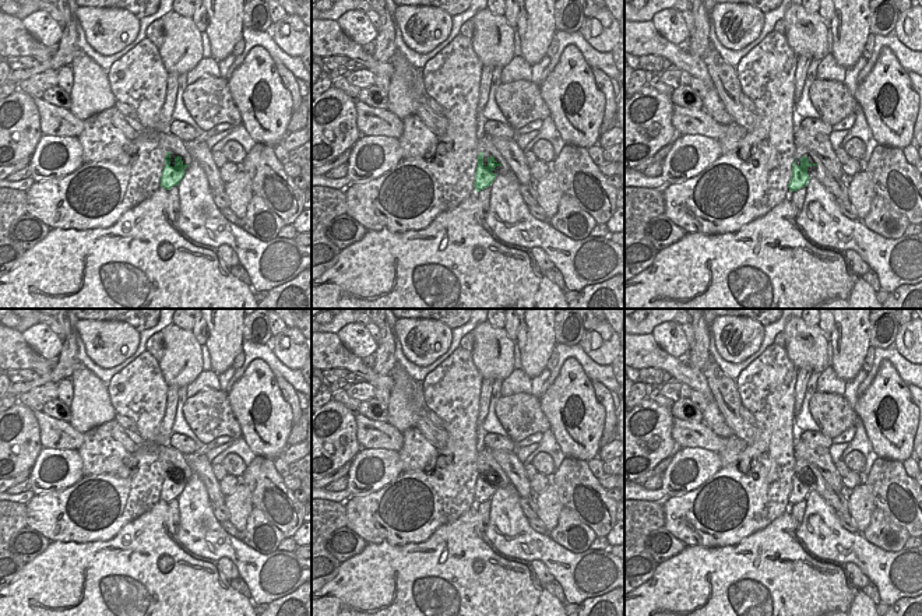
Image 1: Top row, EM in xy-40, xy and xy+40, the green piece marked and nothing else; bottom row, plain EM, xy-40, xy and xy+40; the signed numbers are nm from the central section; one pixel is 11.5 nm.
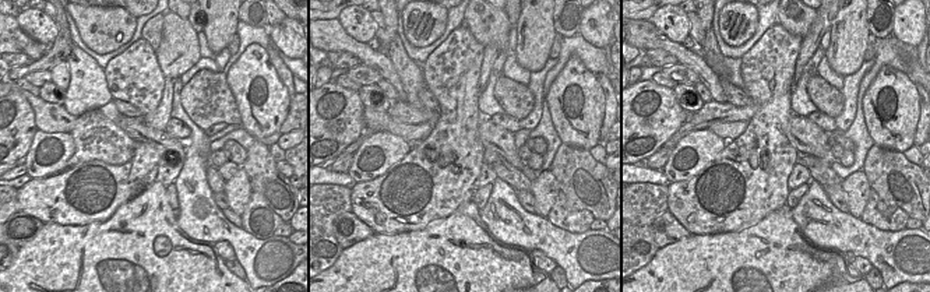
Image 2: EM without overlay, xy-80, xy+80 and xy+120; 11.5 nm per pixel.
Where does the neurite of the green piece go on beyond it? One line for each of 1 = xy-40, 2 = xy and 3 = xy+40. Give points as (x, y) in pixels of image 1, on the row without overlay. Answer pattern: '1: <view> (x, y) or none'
1: none
2: none
3: none

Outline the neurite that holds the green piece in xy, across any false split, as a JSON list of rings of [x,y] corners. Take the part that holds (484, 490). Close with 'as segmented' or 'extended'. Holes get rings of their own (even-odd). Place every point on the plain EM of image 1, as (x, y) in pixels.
[[[479,465],[478,468],[478,479],[475,485],[475,504],[481,504],[486,500],[489,500],[493,493],[496,492],[496,486],[493,485],[496,479],[502,479],[502,476],[497,476],[495,474],[495,469],[488,471],[488,478],[483,478],[483,465]]]; as segmented

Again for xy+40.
[[[802,469],[800,471],[800,478],[798,479],[796,478],[796,471],[795,471],[795,475],[792,476],[792,490],[789,493],[789,504],[796,504],[802,500],[806,500],[810,489],[807,487],[807,481],[809,479],[817,479],[817,476],[810,476],[807,474],[807,469]]]; as segmented

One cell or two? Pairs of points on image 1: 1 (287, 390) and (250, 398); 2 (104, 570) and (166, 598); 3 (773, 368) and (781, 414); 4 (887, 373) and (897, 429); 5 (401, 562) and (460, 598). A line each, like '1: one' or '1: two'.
1: two
2: one
3: one
4: one
5: one

